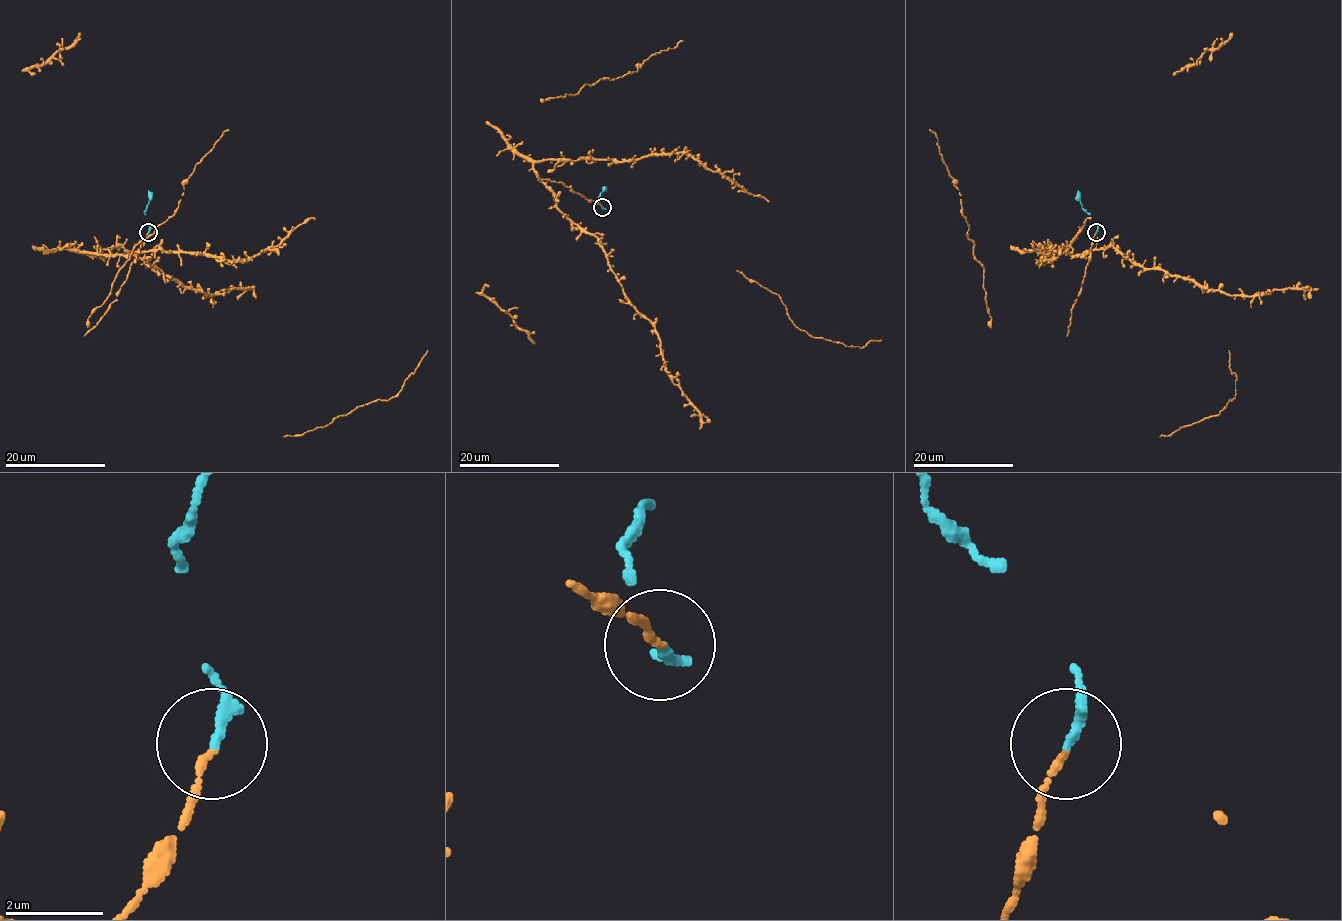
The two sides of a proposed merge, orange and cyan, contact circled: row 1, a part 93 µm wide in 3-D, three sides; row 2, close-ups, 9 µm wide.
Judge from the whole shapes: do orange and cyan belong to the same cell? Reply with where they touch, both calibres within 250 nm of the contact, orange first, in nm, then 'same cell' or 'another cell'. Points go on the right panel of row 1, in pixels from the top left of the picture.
at (1096, 232); 120 nm thick on the orange side, 200 nm on the other; same cell

